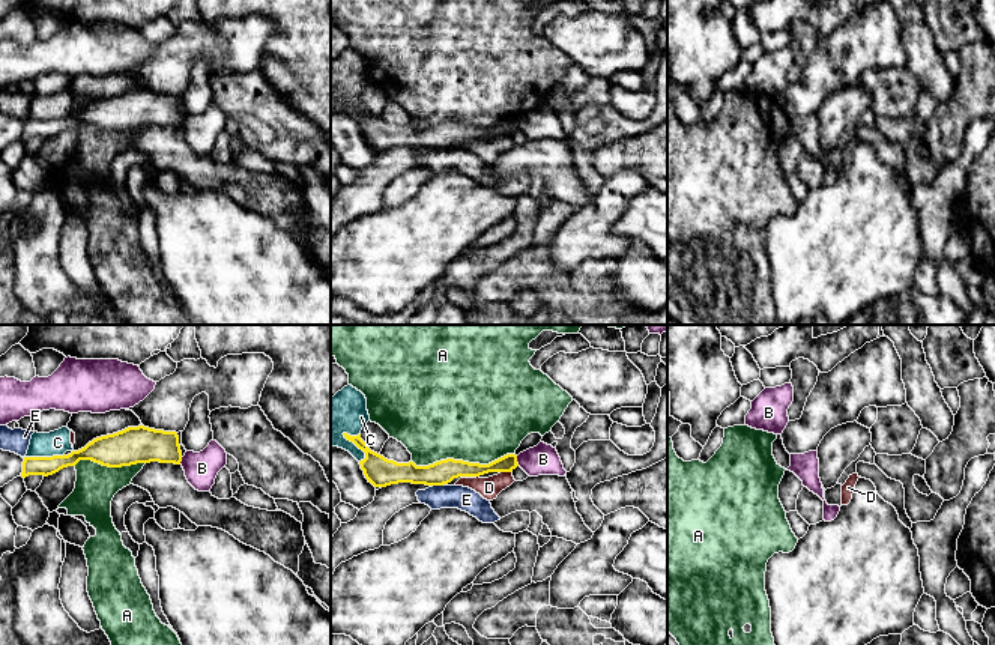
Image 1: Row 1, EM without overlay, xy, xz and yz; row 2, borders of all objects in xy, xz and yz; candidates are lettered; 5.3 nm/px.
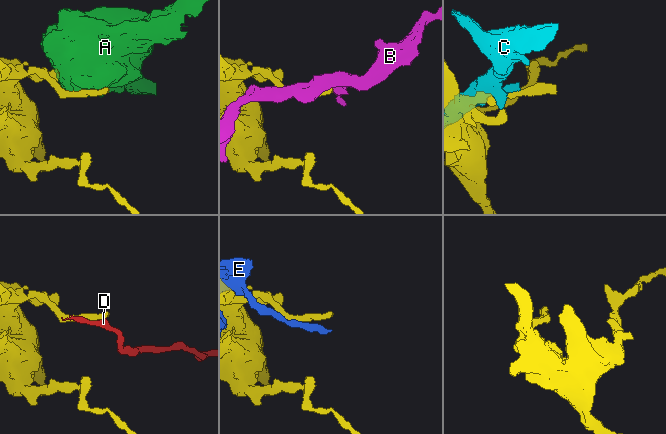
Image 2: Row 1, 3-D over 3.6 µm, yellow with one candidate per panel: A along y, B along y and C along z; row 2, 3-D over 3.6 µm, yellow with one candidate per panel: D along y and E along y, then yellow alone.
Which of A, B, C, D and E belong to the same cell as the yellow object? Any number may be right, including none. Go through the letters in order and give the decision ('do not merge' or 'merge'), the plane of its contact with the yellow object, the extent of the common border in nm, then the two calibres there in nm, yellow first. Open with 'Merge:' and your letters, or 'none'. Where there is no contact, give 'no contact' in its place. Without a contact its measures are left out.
Merge: none
A: do not merge; contact in xz; length 550 nm; calibres 130 and 480 nm
B: do not merge; contact in xz; length 60 nm; calibres 90 and 160 nm
C: do not merge; contact in xy; length 220 nm; calibres 100 and 140 nm
D: do not merge; contact in xz; length 60 nm; calibres 90 and 110 nm
E: do not merge; contact in xz; length 60 nm; calibres 130 and 130 nm

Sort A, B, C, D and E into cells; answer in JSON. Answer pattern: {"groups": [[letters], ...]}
{"groups": [["A"], ["B"], ["C", "D"], ["E"]]}

